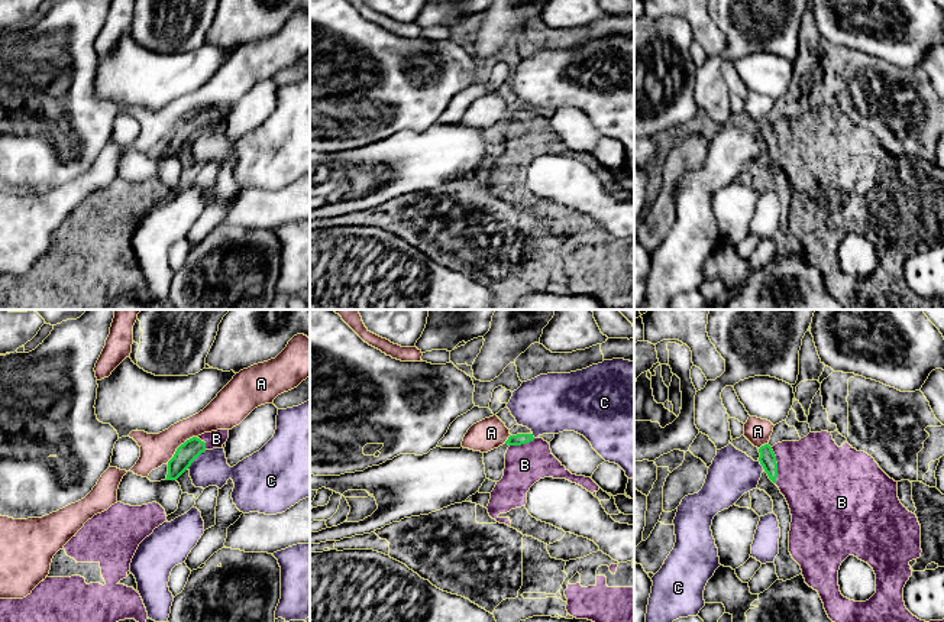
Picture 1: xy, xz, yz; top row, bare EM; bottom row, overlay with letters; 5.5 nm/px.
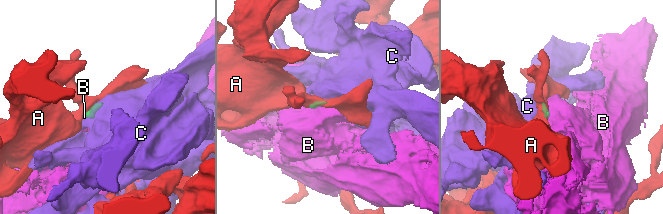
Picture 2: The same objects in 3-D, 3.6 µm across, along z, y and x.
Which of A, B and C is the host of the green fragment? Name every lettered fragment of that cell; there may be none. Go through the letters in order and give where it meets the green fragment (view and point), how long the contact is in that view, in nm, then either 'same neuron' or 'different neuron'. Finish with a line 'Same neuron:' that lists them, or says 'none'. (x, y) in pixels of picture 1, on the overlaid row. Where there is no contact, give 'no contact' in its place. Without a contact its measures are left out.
A: xy (180, 446) | 220 nm | different neuron
B: yz (776, 466) | 200 nm | same neuron
C: xy (196, 457) | 150 nm | different neuron
Same neuron: B

